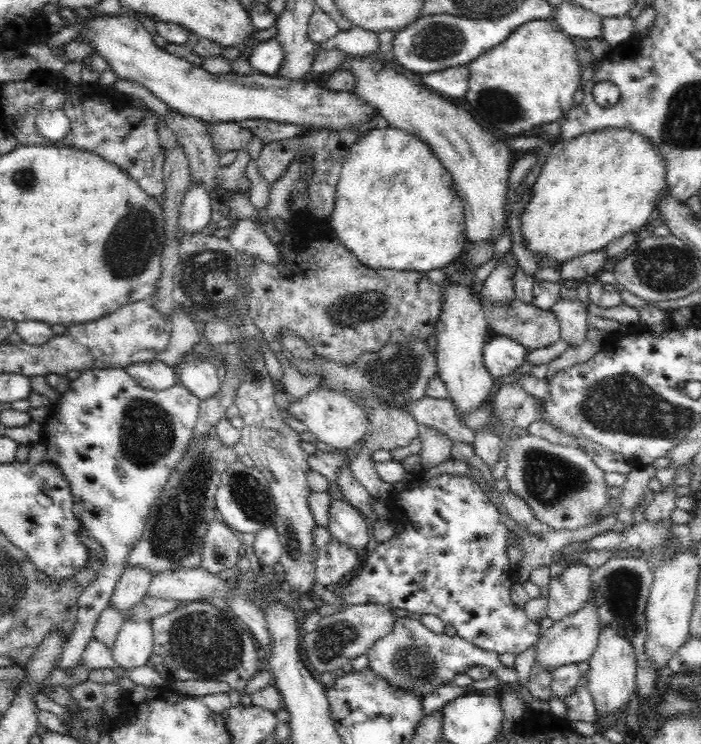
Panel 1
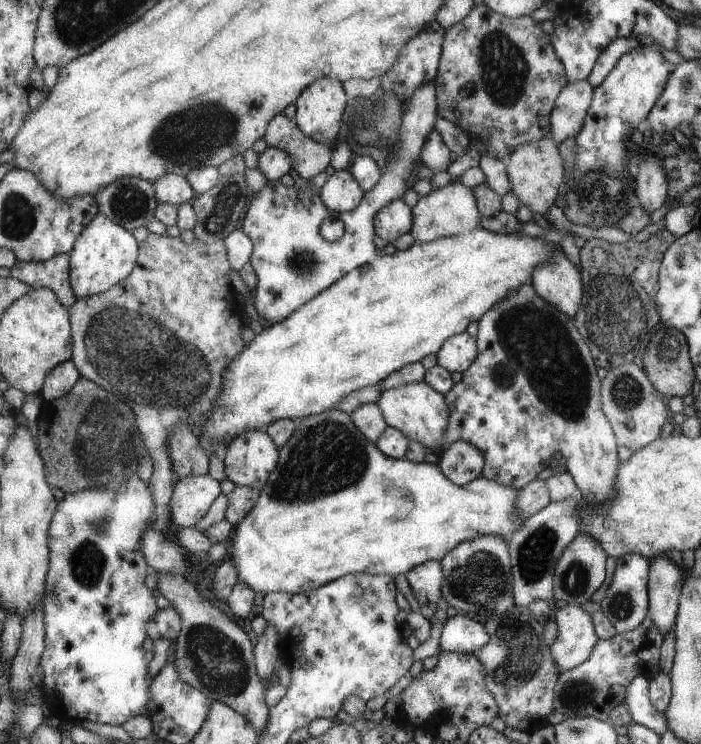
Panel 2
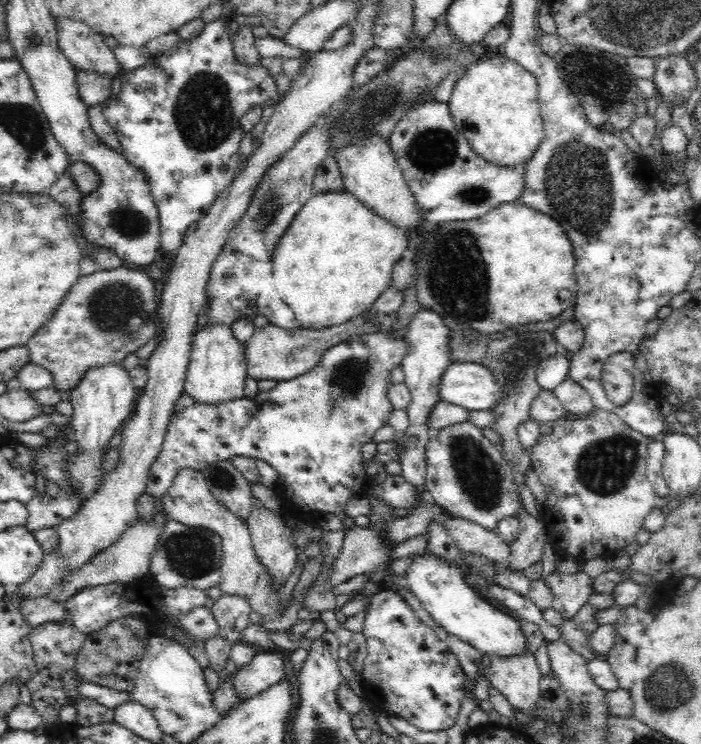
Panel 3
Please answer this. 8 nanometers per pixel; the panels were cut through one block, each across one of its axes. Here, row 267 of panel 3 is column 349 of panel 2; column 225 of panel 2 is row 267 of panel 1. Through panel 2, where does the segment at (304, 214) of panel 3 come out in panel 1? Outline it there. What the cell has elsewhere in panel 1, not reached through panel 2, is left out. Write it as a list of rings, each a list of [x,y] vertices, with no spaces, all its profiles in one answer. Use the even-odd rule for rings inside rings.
[[[387,125],[372,129],[357,138],[344,157],[340,173],[330,216],[333,232],[362,264],[372,269],[427,273],[446,268],[461,254],[466,240],[462,201],[453,188],[453,177],[426,141]]]

